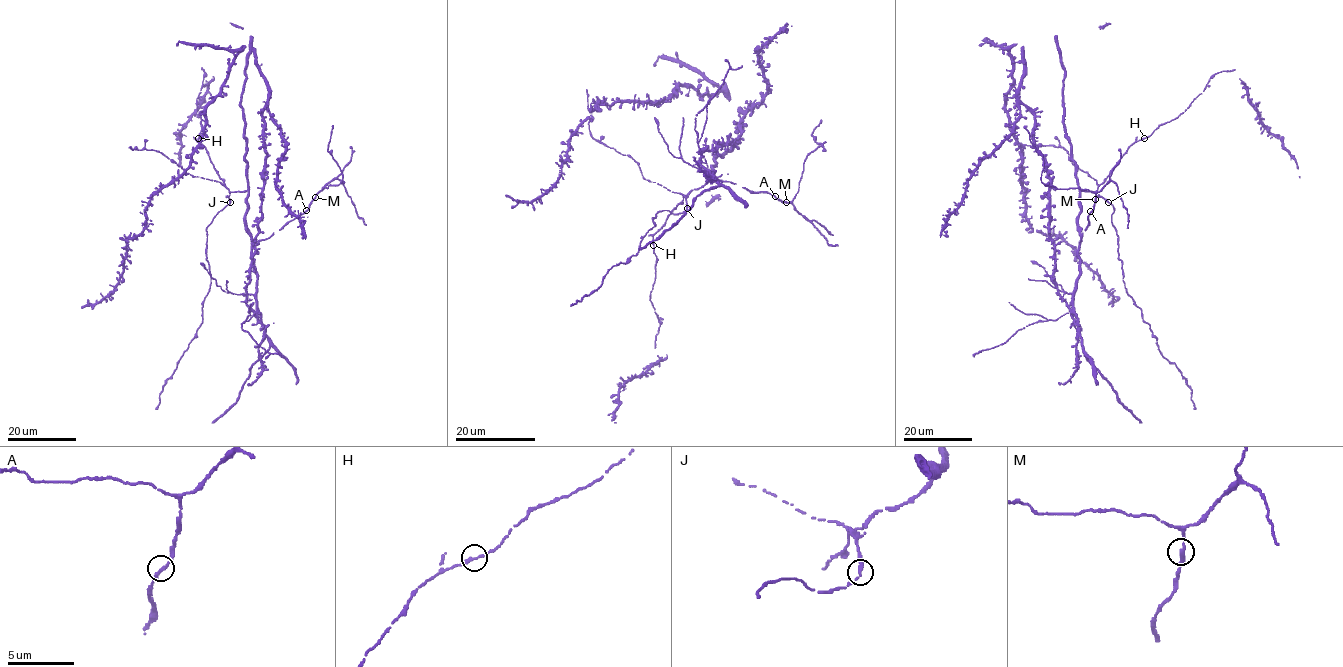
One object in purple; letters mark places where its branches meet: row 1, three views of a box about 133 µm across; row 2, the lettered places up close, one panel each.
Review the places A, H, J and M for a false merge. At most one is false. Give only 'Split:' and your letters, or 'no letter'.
Split: no letter

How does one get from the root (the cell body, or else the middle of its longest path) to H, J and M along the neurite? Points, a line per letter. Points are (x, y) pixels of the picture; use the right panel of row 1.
H: (1049, 229), (1054, 249), (1052, 281), (1071, 311), (1079, 274), (1080, 190), (1096, 191), (1127, 148), (1144, 138)
J: (1049, 229), (1054, 249), (1052, 281), (1071, 311), (1072, 291), (1079, 274), (1080, 190), (1094, 191), (1109, 202)
M: (1049, 229), (1054, 249), (1052, 281), (1071, 311), (1072, 291), (1079, 274), (1078, 246), (1095, 199)

